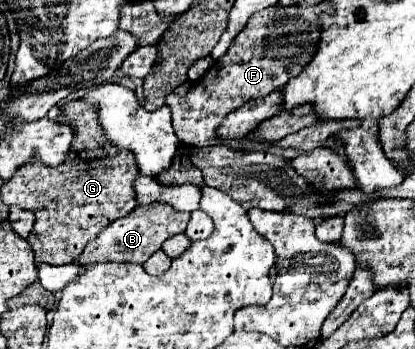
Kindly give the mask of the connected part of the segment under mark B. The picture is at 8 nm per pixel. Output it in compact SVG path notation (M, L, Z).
M153 202L151 206L137 206L129 216L115 220L115 224L109 224L95 240L87 244L83 254L79 256L79 264L97 264L97 262L133 262L133 264L145 264L151 254L155 254L161 244L173 236L185 232L189 222L189 212L177 212L169 204Z

